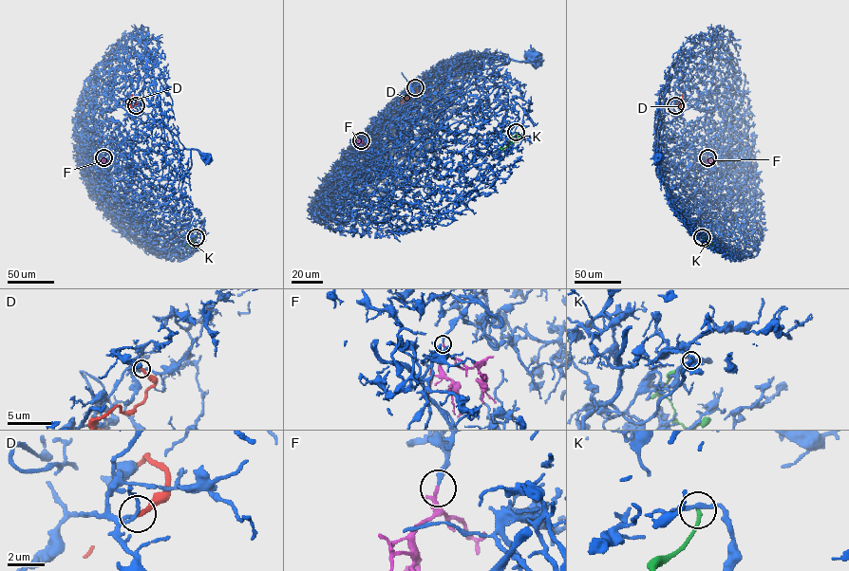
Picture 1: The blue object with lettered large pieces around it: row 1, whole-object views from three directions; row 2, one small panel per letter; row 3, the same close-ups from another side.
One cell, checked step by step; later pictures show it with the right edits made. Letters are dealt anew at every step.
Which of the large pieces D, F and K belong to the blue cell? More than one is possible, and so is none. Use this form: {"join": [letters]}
{"join": ["F"]}

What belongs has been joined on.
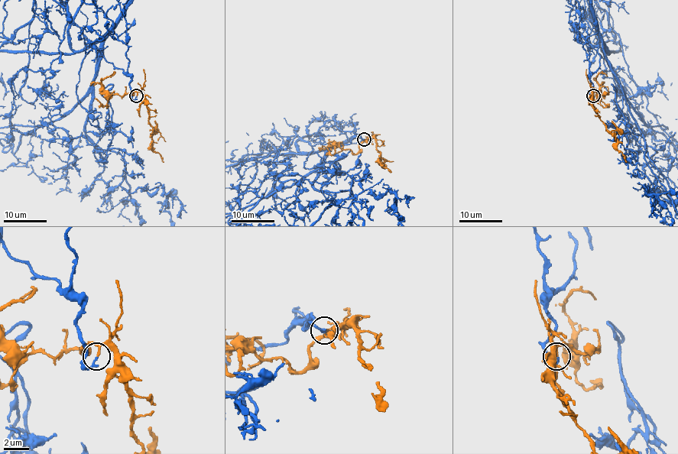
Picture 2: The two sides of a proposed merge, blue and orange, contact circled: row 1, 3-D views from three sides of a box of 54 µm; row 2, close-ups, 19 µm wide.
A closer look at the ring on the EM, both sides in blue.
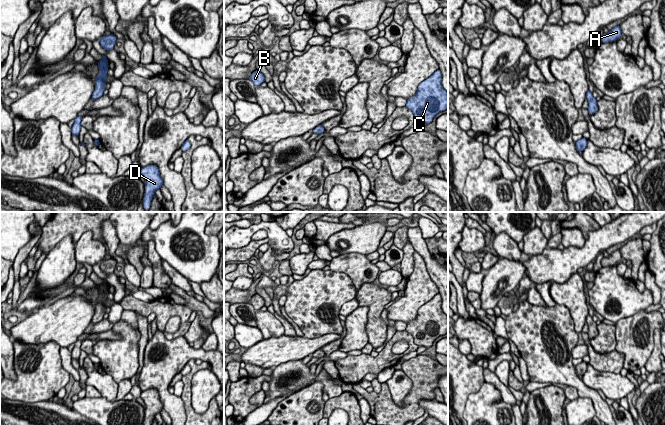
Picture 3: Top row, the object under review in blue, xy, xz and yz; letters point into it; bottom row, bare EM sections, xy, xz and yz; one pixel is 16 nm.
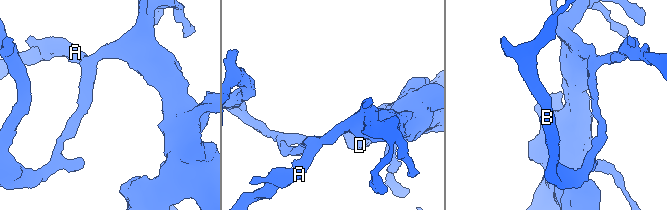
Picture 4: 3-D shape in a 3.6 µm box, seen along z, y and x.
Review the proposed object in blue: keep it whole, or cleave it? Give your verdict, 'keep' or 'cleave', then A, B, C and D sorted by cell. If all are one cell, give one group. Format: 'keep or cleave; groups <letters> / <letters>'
keep; groups A B C D

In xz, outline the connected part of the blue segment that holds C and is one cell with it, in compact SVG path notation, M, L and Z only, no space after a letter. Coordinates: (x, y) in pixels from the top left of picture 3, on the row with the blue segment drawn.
M439 69L418 85L416 94L407 99L405 107L412 111L418 123L426 124L448 108L448 92L442 86L442 73Z

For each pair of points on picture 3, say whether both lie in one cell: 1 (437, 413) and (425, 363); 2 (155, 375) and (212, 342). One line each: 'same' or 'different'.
1: different
2: different

